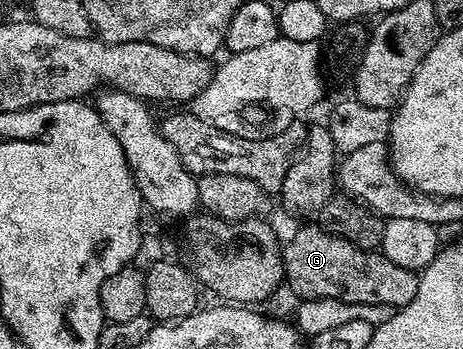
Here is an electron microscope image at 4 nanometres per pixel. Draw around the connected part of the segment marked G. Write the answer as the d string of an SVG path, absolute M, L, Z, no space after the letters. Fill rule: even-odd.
M315 224L297 229L291 241L288 244L286 241L281 248L286 287L291 287L299 300L343 300L346 304L376 304L393 310L413 302L419 285L414 271L402 269L378 251L358 248Z

